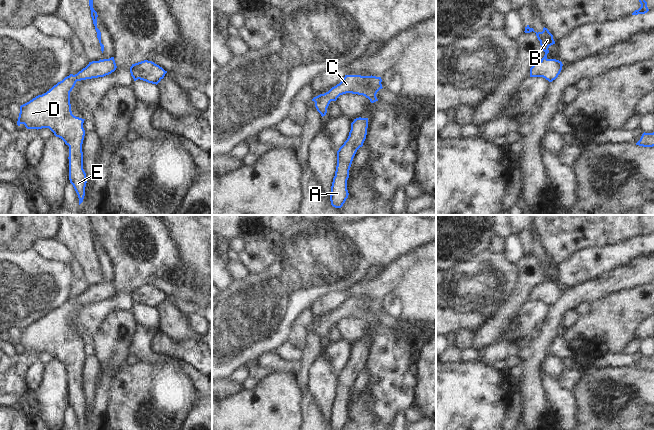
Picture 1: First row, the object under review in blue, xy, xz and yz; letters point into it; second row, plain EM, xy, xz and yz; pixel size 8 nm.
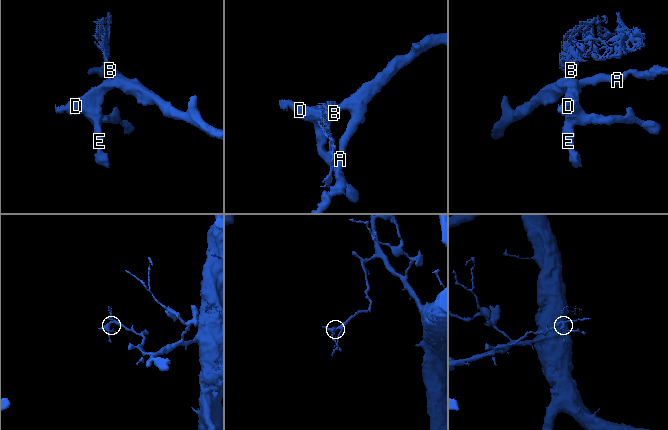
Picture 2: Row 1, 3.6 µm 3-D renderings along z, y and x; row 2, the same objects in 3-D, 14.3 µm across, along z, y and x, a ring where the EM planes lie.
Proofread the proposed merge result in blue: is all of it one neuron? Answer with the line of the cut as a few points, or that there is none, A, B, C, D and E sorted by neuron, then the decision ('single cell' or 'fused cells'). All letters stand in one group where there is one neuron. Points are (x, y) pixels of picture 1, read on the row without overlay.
cut yz (546, 282), (541, 284); groups A C D E / B; fused cells

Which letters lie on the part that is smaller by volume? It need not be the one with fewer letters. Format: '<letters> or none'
B

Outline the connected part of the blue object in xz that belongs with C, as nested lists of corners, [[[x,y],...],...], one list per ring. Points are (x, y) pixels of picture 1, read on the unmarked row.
[[[345,299],[343,304],[332,311],[328,316],[320,318],[312,323],[321,340],[325,340],[331,325],[336,325],[340,319],[346,317],[363,319],[371,327],[378,325],[376,318],[382,313],[382,303],[376,300]]]

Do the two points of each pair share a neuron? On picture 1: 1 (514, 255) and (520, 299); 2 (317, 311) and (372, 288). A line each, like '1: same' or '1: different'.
1: different
2: different

